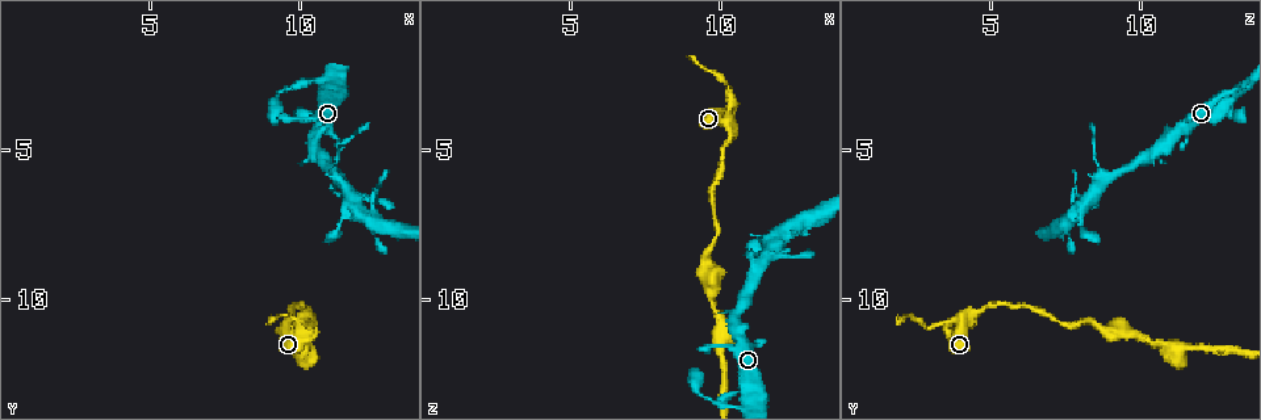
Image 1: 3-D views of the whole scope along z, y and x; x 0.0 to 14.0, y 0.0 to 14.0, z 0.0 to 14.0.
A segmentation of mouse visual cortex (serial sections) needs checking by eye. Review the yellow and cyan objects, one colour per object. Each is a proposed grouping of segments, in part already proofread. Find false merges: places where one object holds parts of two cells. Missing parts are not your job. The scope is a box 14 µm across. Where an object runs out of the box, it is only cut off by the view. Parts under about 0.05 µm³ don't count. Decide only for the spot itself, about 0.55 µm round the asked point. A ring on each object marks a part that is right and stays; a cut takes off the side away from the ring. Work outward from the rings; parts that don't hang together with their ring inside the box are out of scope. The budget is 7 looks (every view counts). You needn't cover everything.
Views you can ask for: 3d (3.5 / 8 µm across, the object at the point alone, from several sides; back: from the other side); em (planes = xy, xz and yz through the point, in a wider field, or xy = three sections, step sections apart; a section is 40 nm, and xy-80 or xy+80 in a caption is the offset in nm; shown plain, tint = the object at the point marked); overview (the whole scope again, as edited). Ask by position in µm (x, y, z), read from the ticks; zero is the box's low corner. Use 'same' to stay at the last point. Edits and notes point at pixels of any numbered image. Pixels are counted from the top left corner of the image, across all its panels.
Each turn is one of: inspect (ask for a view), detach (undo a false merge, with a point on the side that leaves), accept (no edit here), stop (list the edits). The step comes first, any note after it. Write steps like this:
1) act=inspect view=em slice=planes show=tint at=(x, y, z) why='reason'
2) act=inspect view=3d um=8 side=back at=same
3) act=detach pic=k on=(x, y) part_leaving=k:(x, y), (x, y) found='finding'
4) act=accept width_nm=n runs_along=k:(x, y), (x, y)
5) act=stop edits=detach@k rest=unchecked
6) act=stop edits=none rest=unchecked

act=inspect view=3d um=3.5 at=(11.8, 6.8, 8.1) why='four-way junction'

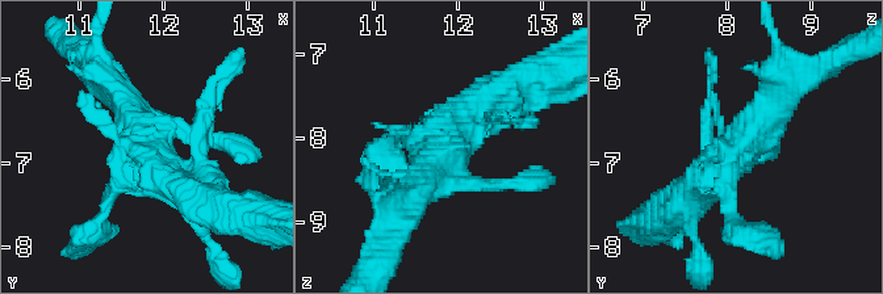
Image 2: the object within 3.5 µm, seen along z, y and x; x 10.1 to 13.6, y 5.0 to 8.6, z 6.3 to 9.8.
act=inspect view=em slice=xy step=5 show=tint at=(11.75, 6.80, 8.10) why='now the EM'

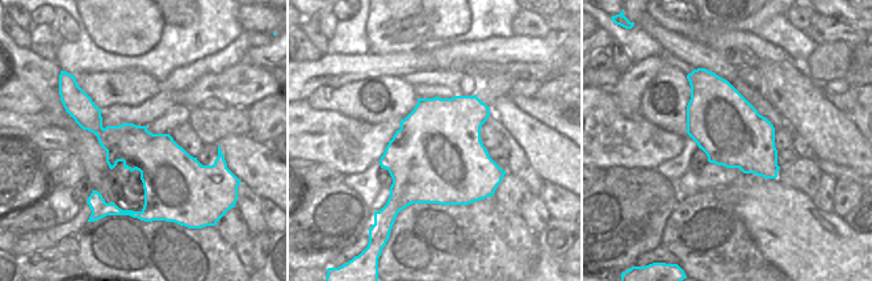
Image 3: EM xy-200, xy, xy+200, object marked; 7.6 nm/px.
act=accept runs_along=2:(792, 89), (685, 206) found='one cell here'

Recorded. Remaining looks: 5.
act=inspect view=3d um=3.5 at=(10.3, 10.7, 4.3) why='abrupt turn'

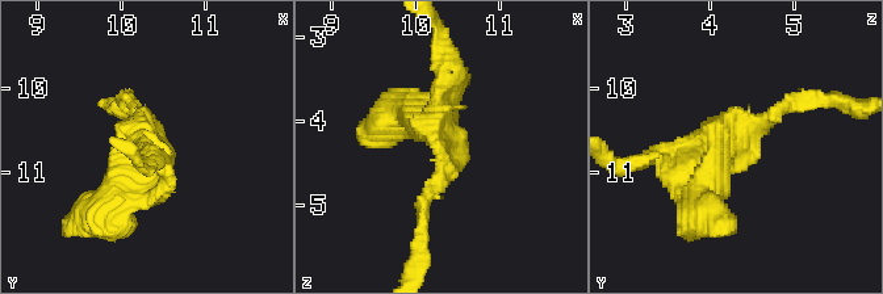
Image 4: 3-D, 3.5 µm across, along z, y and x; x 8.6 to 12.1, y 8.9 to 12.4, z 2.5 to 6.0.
act=inspect view=em slice=xy step=2 show=tint at=(10.35, 10.70, 4.25) arms=3 arm_widths_nm=150,200,450

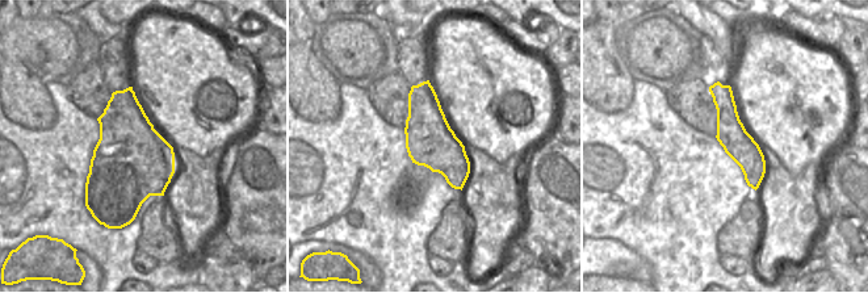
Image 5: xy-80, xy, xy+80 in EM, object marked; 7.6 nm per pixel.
act=accept runs_along=4:(702, 209), (728, 145), (799, 105) found='all the same cell'

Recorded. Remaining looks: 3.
act=inspect view=3d um=8 side=back at=(9.5, 11.0, 8.7) why='sudden change in width'

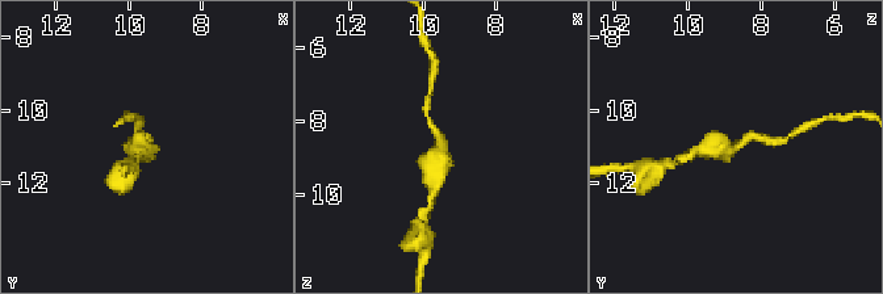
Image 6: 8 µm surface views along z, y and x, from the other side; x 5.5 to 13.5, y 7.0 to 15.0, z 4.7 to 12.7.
act=inspect view=em slice=xy step=5 show=tint at=(9.6, 11.1, 8.6) why='need the tissue'

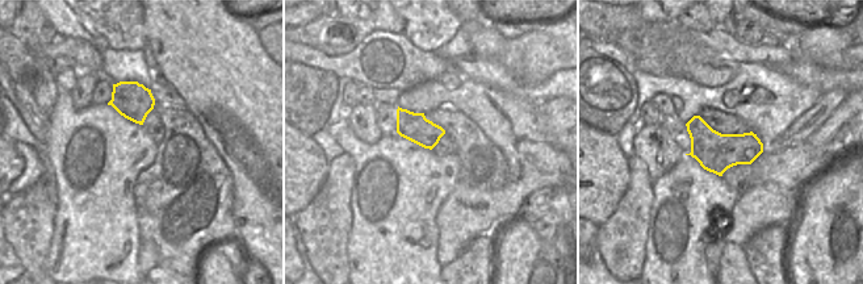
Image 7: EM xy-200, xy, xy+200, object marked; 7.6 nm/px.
act=accept runs_along=6:(768, 141), (747, 137), (732, 151), (703, 151) found='continuous, no second cell'

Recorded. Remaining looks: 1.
act=stop edits=none rest=unchecked

